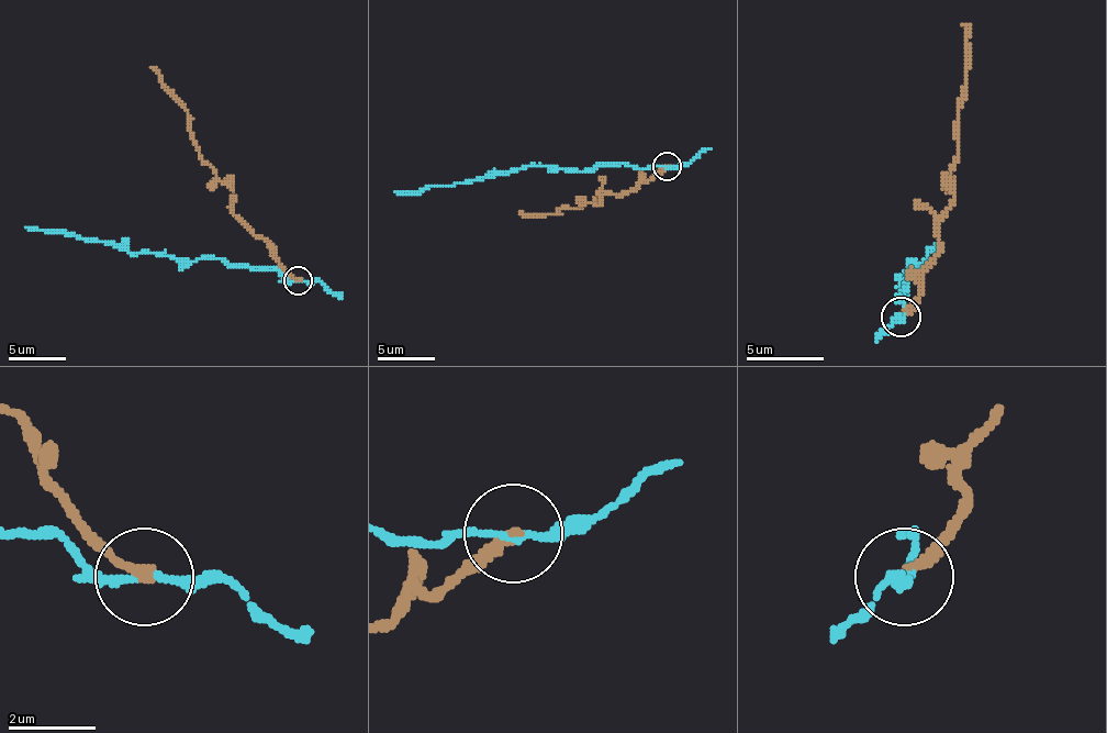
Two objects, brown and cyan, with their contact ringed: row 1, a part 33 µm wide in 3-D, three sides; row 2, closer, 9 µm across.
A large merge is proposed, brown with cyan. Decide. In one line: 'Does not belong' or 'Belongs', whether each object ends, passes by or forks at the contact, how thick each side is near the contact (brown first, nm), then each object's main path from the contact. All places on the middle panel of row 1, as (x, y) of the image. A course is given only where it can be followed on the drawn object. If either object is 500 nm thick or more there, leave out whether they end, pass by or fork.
Does not belong. At the ring brown ends. At the ring cyan passes by. Thickness 280 nm (brown) against 170 nm. Course of brown: (668, 166), (634, 191), (602, 195), (602, 206), (585, 202), (554, 214), (520, 211). Course of cyan: (668, 166), (645, 168), (596, 163), (588, 171), (525, 166), (471, 182), (394, 191)

